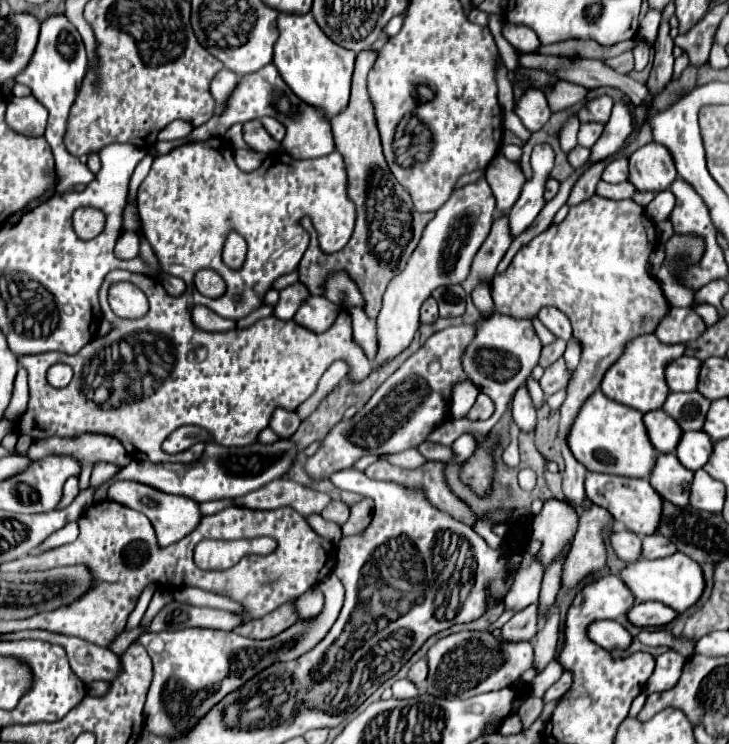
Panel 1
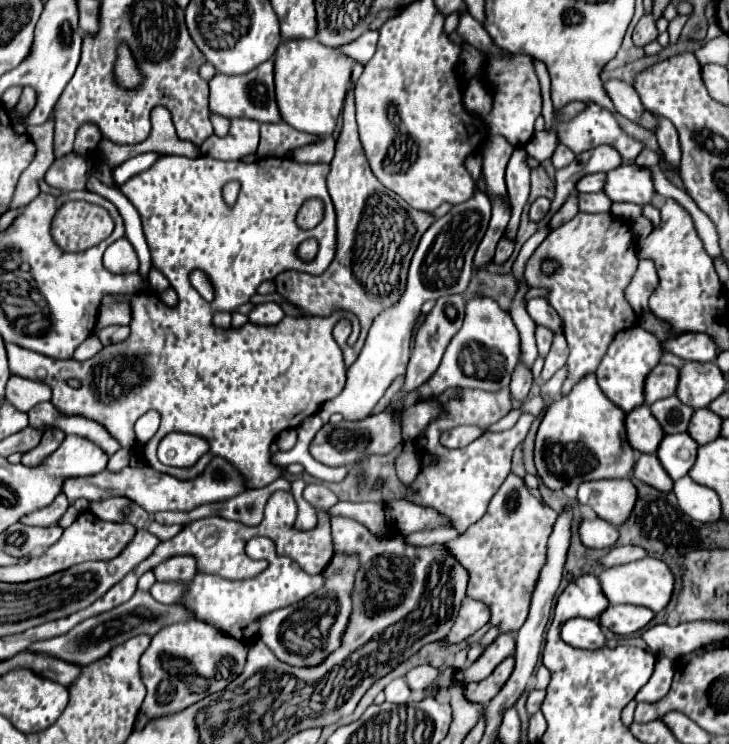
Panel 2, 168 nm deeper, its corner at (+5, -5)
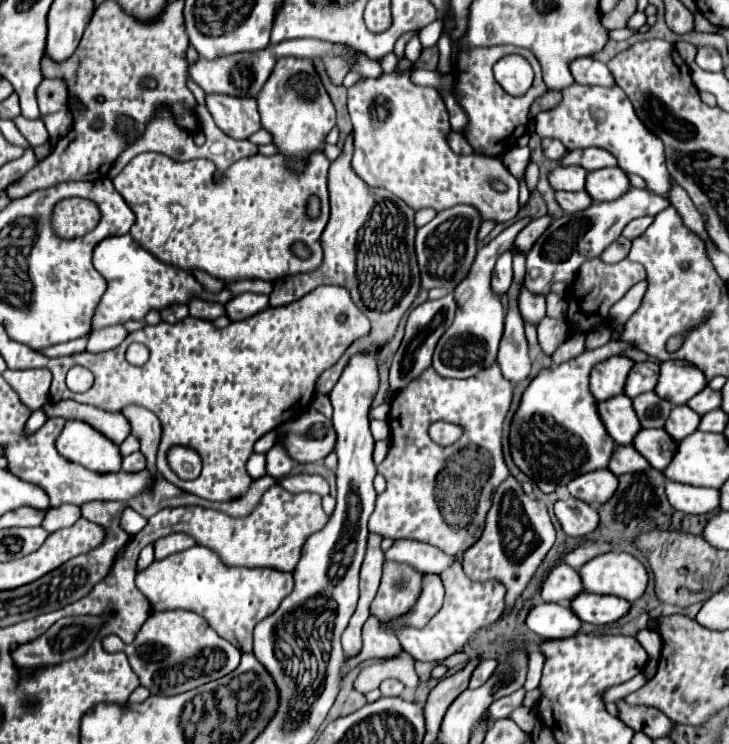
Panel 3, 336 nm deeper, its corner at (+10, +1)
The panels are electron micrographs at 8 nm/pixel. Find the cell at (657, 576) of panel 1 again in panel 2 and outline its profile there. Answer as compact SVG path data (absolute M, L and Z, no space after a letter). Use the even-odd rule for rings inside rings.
M653 556L637 560L633 564L629 562L623 566L607 568L599 576L599 582L611 604L635 604L635 606L645 606L653 612L665 610L673 596L673 590L675 590L675 576L673 576L671 568Z

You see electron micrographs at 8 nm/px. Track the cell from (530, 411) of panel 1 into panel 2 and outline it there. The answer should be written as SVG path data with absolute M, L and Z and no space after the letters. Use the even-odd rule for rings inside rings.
M519 362L515 372L513 372L513 380L511 380L511 396L519 402L523 402L531 390L531 382L533 382L533 376L531 372Z

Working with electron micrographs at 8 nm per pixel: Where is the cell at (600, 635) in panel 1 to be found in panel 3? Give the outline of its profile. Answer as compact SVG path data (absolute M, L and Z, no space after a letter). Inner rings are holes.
M534 604L526 616L526 626L546 640L570 638L580 630L580 624L576 614L564 604Z

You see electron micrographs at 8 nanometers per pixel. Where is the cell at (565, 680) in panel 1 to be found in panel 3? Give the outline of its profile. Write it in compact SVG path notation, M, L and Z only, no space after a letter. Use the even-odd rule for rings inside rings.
M520 688L518 692L510 694L510 696L504 696L504 698L496 700L496 702L492 702L492 706L486 710L488 722L496 722L500 718L510 716L510 712L522 704L522 698L524 698L524 688Z

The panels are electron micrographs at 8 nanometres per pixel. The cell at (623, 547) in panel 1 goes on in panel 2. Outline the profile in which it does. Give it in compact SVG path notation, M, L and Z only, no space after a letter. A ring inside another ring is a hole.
M601 518L583 520L579 524L579 536L587 548L613 548L617 544L617 528Z

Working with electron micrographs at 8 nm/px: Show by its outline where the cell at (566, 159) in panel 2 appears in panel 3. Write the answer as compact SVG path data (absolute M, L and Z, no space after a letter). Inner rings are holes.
M542 140L542 152L550 160L560 160L566 154L566 148L558 140Z

